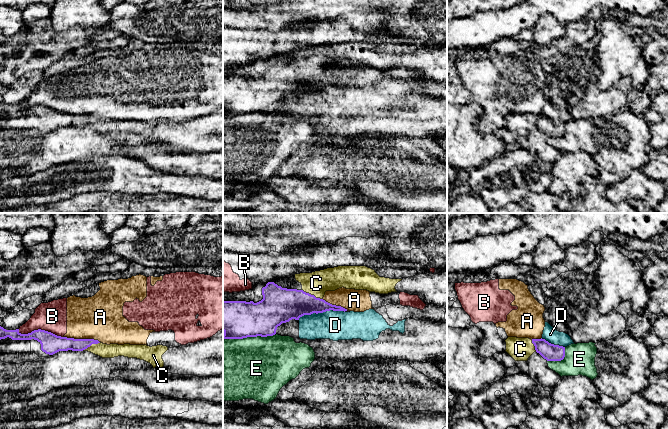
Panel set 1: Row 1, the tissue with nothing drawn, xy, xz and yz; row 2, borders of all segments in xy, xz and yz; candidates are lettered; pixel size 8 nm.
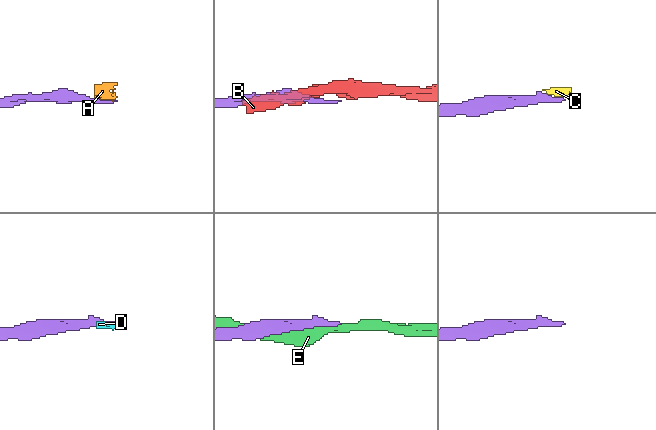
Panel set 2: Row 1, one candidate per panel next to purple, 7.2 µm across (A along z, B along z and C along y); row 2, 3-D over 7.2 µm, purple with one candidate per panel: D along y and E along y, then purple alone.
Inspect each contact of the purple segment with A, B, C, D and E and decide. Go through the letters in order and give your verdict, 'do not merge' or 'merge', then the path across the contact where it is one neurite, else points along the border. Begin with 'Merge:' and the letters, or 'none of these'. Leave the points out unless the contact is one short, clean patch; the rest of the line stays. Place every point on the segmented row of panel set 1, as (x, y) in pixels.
Merge: C
A: do not merge
B: do not merge
C: merge
D: do not merge
E: do not merge

